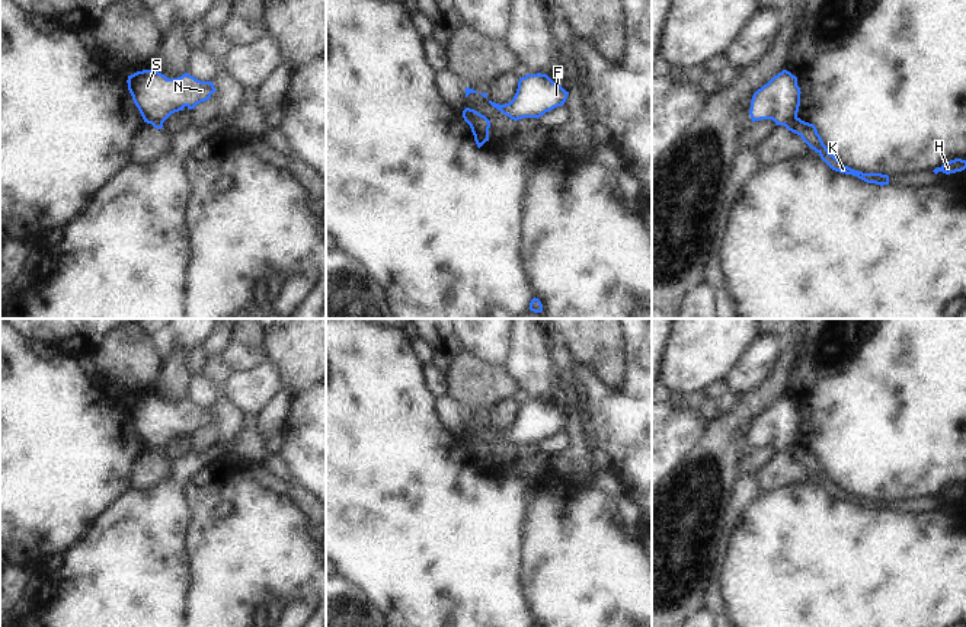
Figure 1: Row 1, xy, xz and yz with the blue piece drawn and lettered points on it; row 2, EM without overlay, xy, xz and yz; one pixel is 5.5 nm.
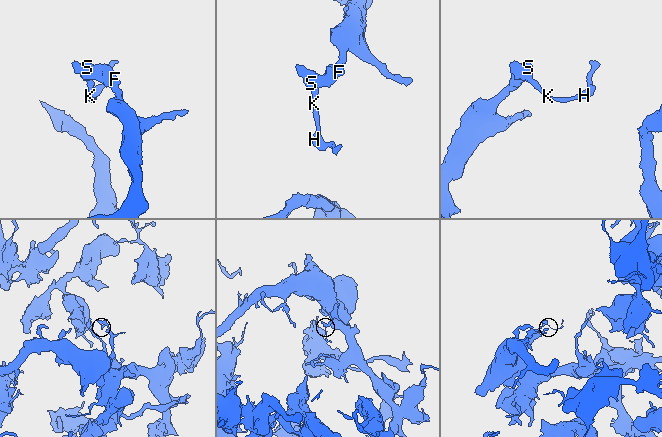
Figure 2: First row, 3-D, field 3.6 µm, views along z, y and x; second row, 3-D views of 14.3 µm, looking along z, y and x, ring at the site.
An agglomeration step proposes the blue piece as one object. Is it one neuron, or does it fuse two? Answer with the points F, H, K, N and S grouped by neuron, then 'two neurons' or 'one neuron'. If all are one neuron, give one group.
groups F N S / H K; two neurons

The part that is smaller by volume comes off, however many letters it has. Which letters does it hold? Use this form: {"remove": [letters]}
{"remove": ["H", "K"]}

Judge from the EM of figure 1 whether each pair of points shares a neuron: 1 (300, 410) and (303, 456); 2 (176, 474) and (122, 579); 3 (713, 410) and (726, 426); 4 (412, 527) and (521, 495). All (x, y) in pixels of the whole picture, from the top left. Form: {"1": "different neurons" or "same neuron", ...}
{"1": "same neuron", "2": "same neuron", "3": "different neurons", "4": "same neuron"}

